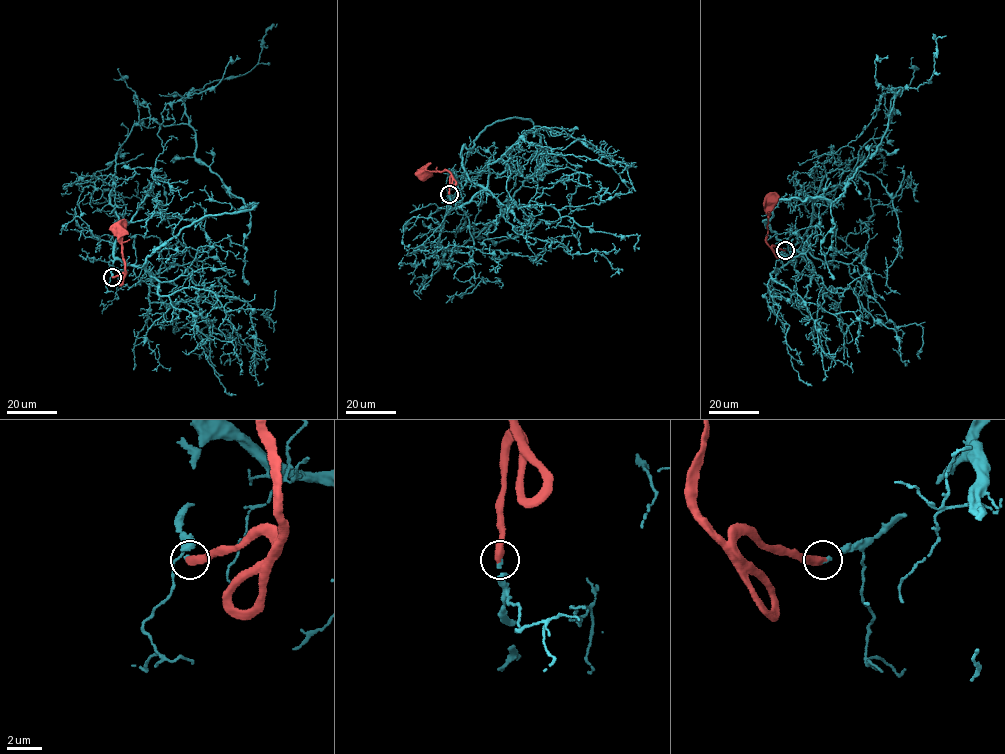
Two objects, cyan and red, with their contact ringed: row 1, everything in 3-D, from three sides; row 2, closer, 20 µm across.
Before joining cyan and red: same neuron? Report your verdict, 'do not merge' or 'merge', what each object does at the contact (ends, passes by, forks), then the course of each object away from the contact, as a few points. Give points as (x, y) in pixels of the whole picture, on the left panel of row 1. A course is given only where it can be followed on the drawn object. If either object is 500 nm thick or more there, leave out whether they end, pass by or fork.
merge; cyan ends there; red ends there; cyan runs (112, 277), (123, 223), (109, 199), (132, 125), (188, 123), (185, 93), (249, 72), (277, 24); red runs (112, 277), (125, 274), (122, 244), (117, 229)

